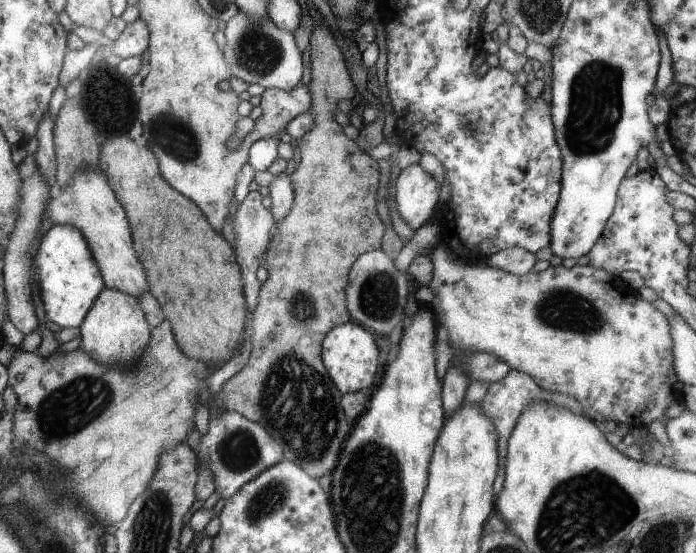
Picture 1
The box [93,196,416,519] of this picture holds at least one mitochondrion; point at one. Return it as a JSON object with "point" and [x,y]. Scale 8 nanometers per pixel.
{"point":[297,402]}

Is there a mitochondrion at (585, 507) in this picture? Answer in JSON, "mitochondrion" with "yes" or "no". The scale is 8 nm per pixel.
{"mitochondrion":"yes"}

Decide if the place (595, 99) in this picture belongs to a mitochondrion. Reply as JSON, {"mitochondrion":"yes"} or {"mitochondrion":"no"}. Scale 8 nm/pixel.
{"mitochondrion":"yes"}

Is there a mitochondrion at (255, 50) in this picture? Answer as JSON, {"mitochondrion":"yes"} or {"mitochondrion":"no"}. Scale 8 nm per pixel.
{"mitochondrion":"yes"}

